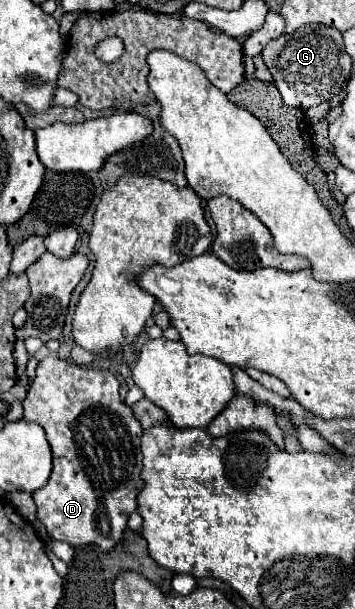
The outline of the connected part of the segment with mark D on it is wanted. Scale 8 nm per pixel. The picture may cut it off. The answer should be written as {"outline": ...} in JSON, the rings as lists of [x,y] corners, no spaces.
{"outline":[[[49,355],[39,361],[35,379],[23,401],[25,419],[39,423],[53,451],[53,473],[49,483],[33,493],[37,505],[37,519],[47,527],[49,537],[65,541],[71,547],[79,545],[97,545],[107,551],[121,539],[129,513],[137,509],[137,497],[145,487],[141,479],[143,453],[141,453],[141,423],[119,397],[119,381],[109,371],[83,369],[75,363],[63,361],[55,355]]]}

